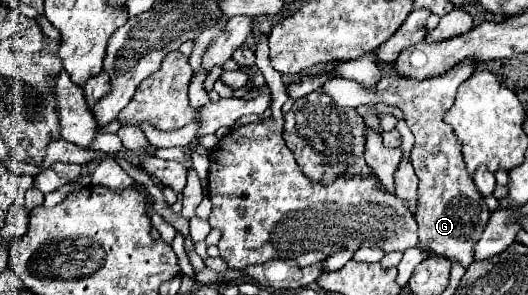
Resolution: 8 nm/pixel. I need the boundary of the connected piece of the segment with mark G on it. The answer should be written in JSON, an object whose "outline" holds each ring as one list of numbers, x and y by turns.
{"outline":[[462,61,460,65,454,65,448,73,432,77,428,81,404,79,398,75,384,77,376,85,376,91,368,91,360,83,342,77,332,77,320,87,322,93,330,95,340,107,358,107,370,101,384,101,386,105,398,107,404,113,406,123,416,139,410,161,420,179,416,213,420,243,426,245,426,249,434,255,444,255,458,261,464,269,474,261,474,245,478,243,478,237,482,237,482,229,486,227,490,209,466,171,462,144,456,139,454,129,444,123,444,115,454,105,458,87,472,75,472,71,474,61]]}

